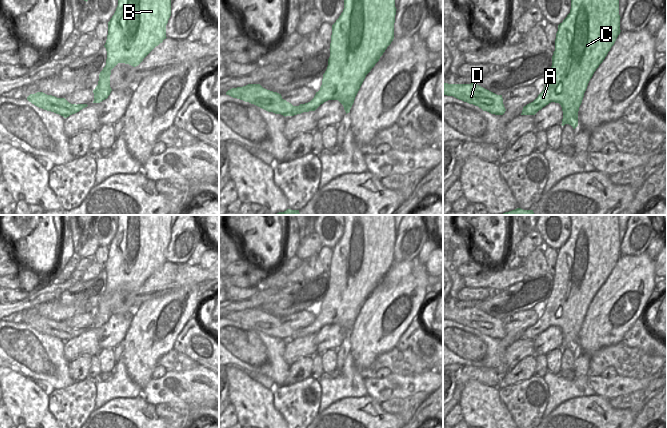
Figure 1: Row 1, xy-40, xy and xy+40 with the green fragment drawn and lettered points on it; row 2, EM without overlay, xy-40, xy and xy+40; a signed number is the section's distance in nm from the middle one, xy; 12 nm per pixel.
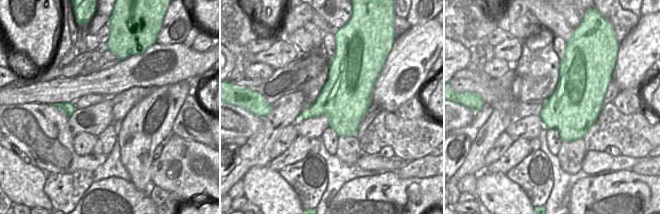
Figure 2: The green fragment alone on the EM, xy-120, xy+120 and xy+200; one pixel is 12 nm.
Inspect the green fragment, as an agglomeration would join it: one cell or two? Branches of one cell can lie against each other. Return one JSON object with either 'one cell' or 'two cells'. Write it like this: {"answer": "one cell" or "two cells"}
{"answer": "two cells"}

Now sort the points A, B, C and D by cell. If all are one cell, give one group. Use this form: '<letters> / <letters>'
A B C / D

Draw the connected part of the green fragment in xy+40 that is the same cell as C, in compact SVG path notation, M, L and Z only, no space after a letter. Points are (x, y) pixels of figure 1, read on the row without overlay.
M569 215L571 219L570 237L558 249L555 263L555 275L552 280L552 290L547 298L544 314L531 327L523 331L521 339L535 339L551 326L559 327L563 335L562 350L569 348L575 353L578 350L578 335L584 317L594 296L603 286L611 271L620 258L620 239L618 215Z

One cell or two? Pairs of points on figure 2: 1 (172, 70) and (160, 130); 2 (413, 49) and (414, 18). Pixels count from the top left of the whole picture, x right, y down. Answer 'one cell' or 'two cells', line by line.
1: two cells
2: two cells

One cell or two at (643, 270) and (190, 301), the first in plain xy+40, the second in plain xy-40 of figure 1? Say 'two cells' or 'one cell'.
one cell

